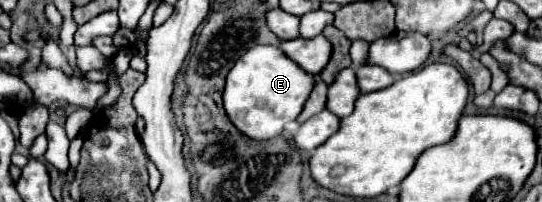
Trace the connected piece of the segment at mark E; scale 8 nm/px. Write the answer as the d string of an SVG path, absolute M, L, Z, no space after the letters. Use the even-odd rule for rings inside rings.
M253 46L227 74L223 90L223 108L231 124L251 140L275 138L287 122L293 122L313 88L313 76L285 58L277 46Z

